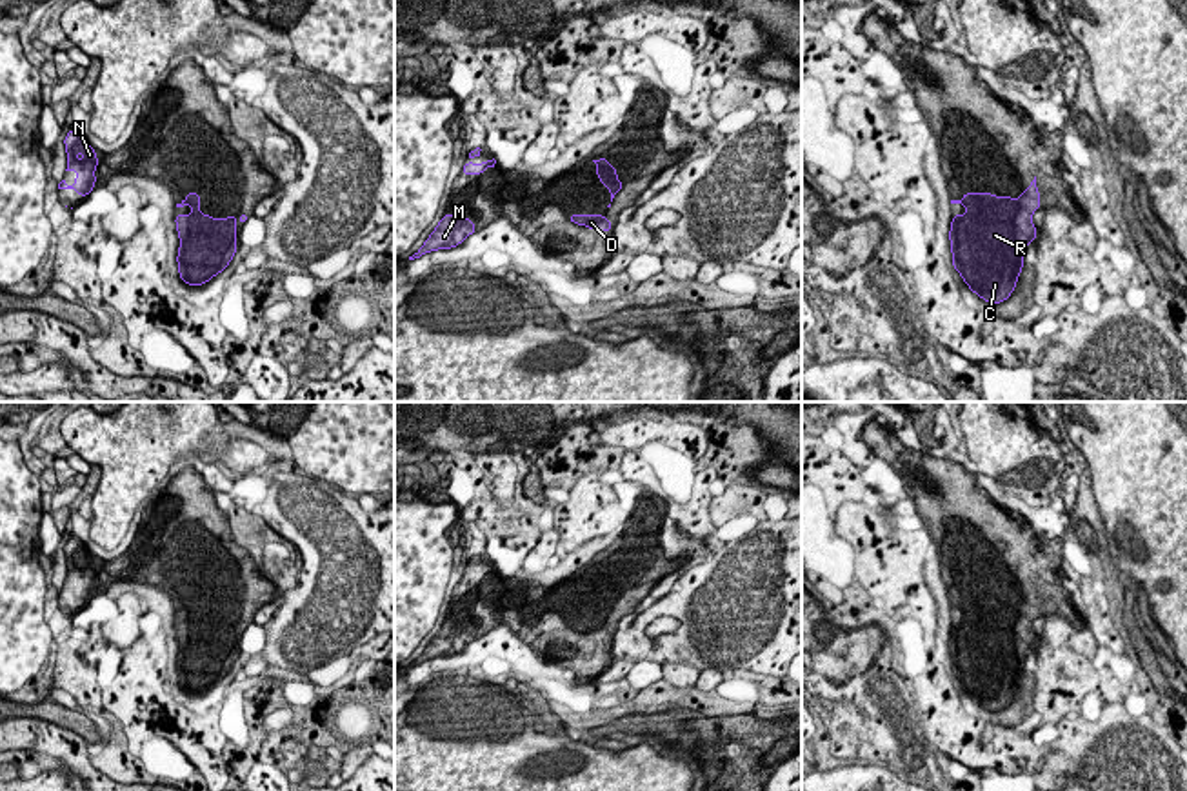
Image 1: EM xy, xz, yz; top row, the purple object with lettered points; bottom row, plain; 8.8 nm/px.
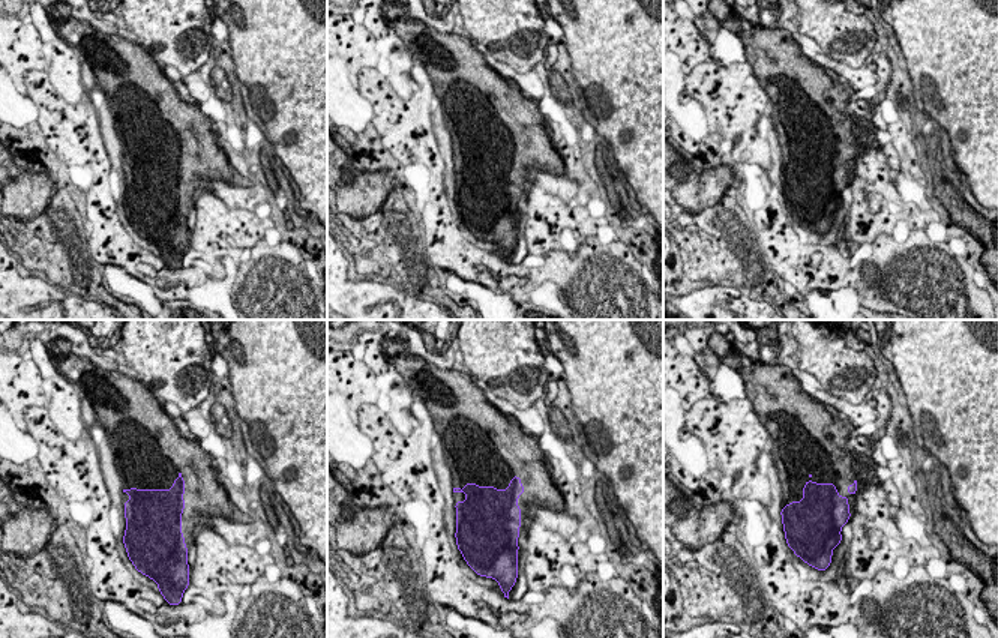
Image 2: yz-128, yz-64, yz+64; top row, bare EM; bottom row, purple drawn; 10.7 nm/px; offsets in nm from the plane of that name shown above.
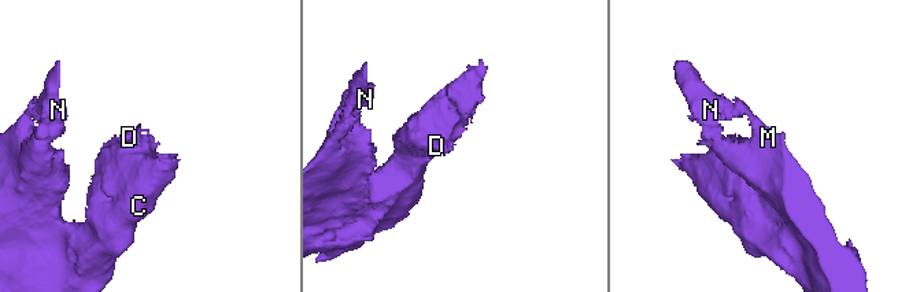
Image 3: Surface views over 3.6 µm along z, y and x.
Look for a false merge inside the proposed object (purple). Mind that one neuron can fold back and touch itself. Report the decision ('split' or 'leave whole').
leave whole

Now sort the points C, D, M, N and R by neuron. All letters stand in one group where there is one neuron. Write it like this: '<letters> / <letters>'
C D M N R

